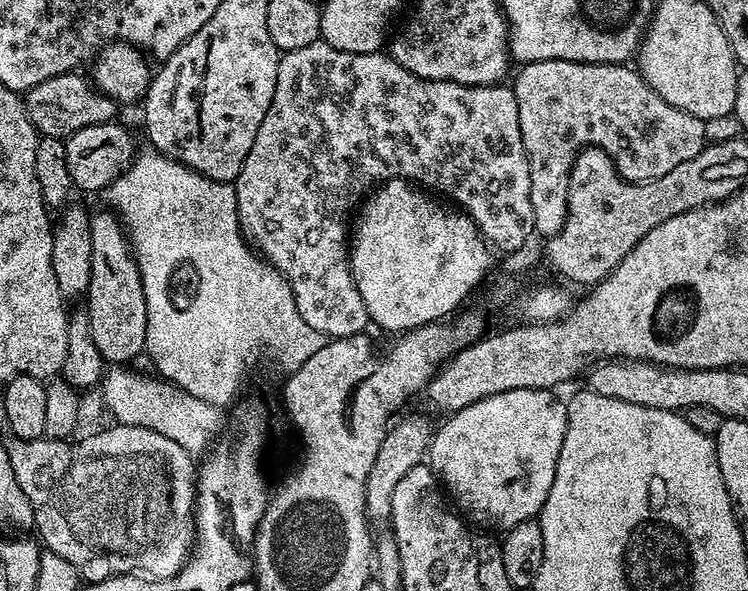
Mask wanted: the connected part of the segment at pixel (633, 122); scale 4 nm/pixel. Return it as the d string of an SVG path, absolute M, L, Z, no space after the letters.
M543 60L542 62L530 62L519 69L521 72L516 76L514 91L518 102L518 126L522 126L522 142L530 162L530 206L534 206L534 226L536 232L541 237L556 236L558 230L566 222L568 213L568 175L572 172L572 164L576 156L583 148L600 148L613 162L616 163L616 172L622 180L657 180L662 178L662 174L670 174L674 166L679 166L682 162L690 162L694 154L698 154L704 149L706 139L704 136L705 121L694 118L694 114L686 114L686 110L678 110L678 106L670 106L650 85L640 77L639 71L635 67L624 64L587 64L586 62L570 62L569 60Z

